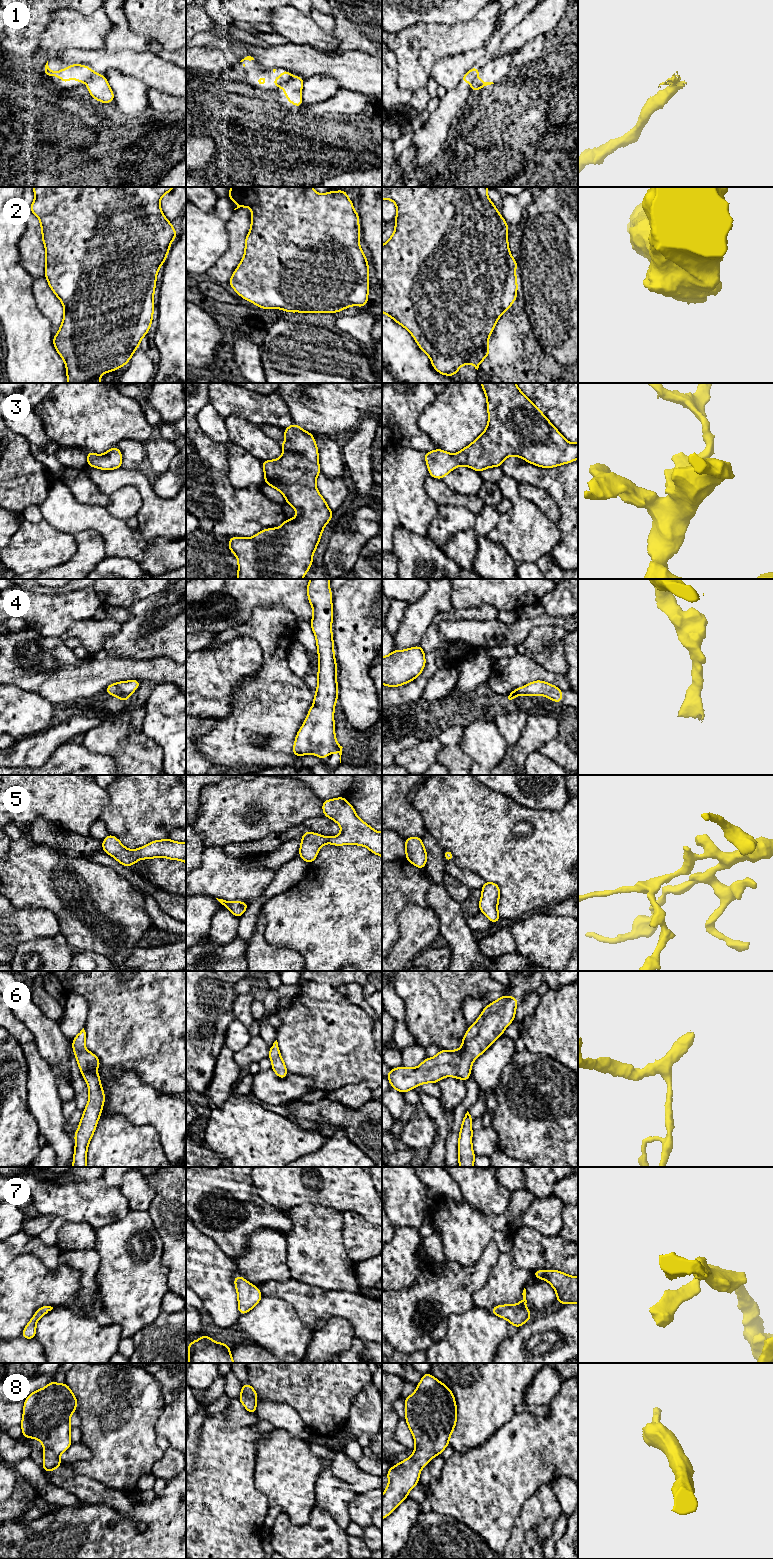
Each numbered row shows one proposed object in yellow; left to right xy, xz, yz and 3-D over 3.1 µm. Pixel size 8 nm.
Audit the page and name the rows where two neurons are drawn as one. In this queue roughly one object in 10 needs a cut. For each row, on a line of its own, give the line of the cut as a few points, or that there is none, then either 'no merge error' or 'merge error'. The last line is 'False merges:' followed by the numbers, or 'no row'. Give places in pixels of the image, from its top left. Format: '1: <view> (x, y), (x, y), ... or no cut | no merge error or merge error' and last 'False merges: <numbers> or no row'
1: xz (290, 75), (281, 85) | merge error
2: no cut | no merge error
3: no cut | no merge error
4: no cut | no merge error
5: no cut | no merge error
6: no cut | no merge error
7: no cut | no merge error
8: no cut | no merge error
False merges: 1

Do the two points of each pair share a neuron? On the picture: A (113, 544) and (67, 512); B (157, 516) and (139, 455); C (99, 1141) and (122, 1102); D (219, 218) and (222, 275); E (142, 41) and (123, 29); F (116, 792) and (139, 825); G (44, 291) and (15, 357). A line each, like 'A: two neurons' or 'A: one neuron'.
A: one neuron
B: two neurons
C: two neurons
D: two neurons
E: one neuron
F: one neuron
G: two neurons

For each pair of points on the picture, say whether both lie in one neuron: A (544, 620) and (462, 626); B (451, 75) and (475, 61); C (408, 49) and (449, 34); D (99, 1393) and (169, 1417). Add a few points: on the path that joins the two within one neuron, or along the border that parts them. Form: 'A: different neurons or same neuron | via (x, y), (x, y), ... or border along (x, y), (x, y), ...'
A: same neuron | via (524, 626), (518, 631), (482, 631)
B: same neuron | via (457, 69), (465, 61), (469, 61)
C: same neuron | via (418, 47), (439, 40)
D: different neurons | border along (165, 1405), (156, 1423), (156, 1435)

